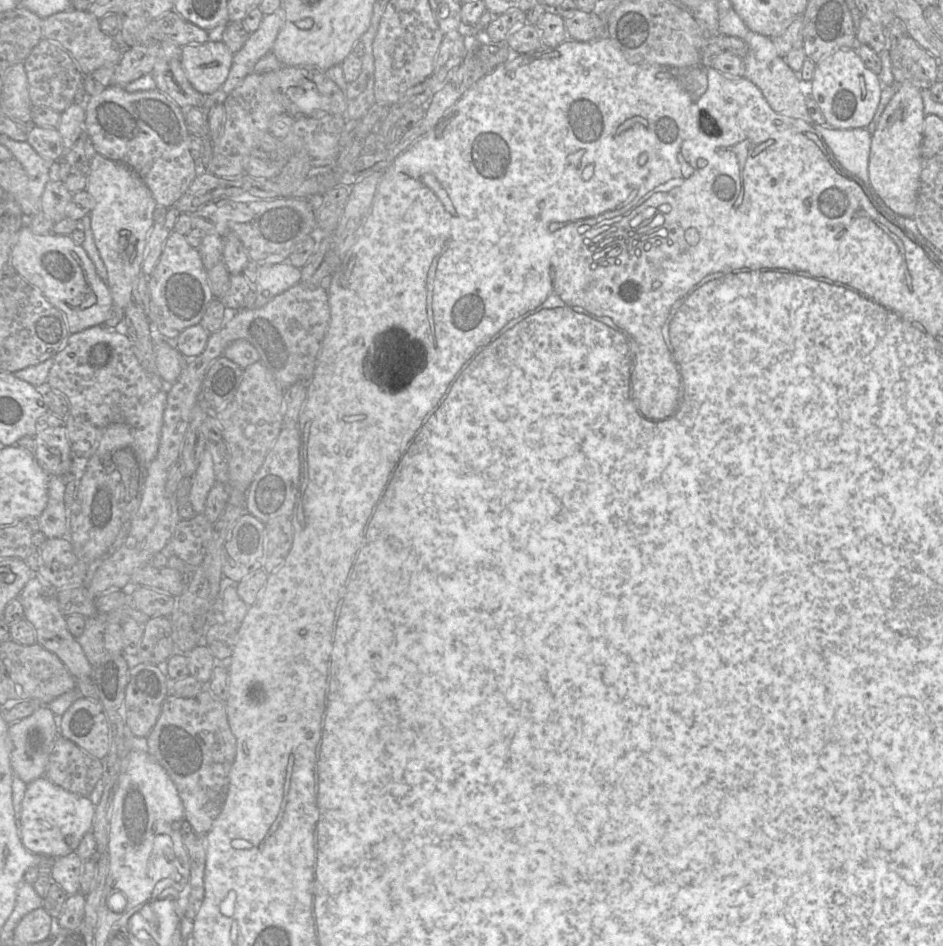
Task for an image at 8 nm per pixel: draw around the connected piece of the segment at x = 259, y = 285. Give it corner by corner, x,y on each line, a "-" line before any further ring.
288,262
258,266
253,290
256,294
254,308
260,308
300,282
301,269

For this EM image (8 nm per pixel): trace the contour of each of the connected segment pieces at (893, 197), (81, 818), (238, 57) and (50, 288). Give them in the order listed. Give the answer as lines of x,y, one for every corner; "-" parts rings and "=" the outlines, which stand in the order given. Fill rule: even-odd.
903,82
897,86
871,136
868,166
871,197
880,198
894,212
905,217
913,217
917,207
924,118
921,89
=
42,776
27,784
21,807
20,839
24,847
34,854
52,857
66,856
76,852
84,835
92,831
94,814
95,805
89,797
68,792
=
279,7
271,14
264,15
257,30
250,33
244,45
233,54
229,74
216,91
217,102
224,98
250,73
258,60
272,50
274,41
284,23
284,10
=
23,225
11,250
9,262
16,274
36,287
51,305
62,312
69,334
99,326
106,320
112,306
109,289
97,275
83,247
74,244
69,235
36,235

